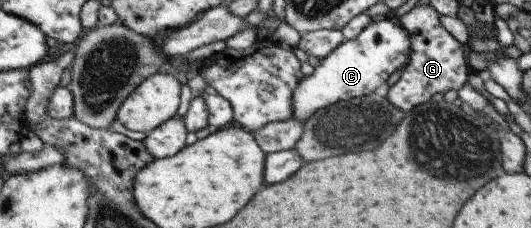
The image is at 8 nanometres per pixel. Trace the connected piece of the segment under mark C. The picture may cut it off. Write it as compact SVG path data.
M375 18L372 23L364 29L364 32L357 39L346 40L337 49L334 49L326 58L314 68L312 74L305 76L295 93L295 105L292 107L294 117L302 121L305 125L313 113L319 112L326 107L342 101L351 101L353 98L363 98L375 93L379 88L385 88L385 80L393 71L400 71L409 63L411 55L411 37L394 18Z

